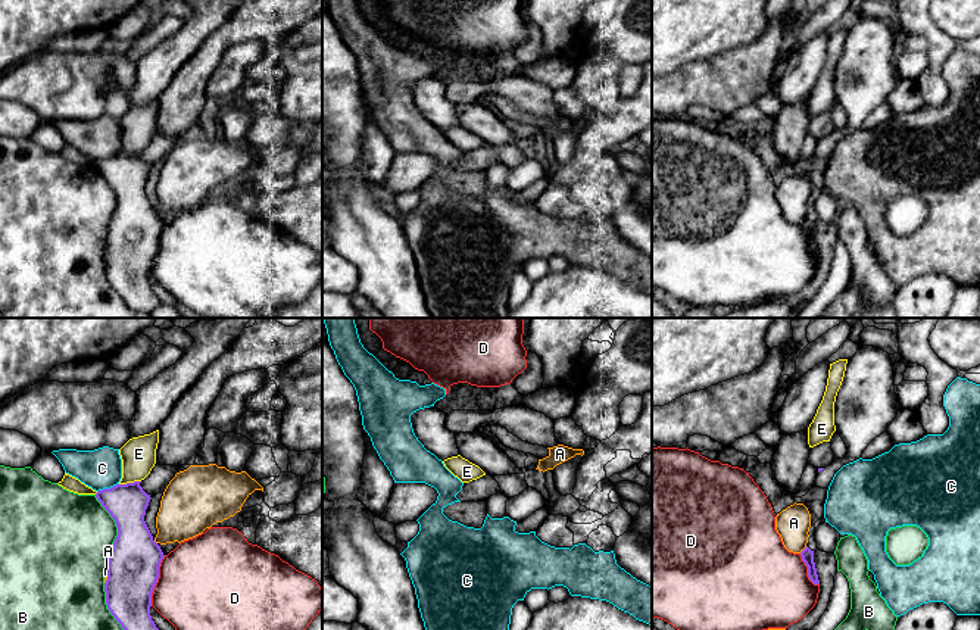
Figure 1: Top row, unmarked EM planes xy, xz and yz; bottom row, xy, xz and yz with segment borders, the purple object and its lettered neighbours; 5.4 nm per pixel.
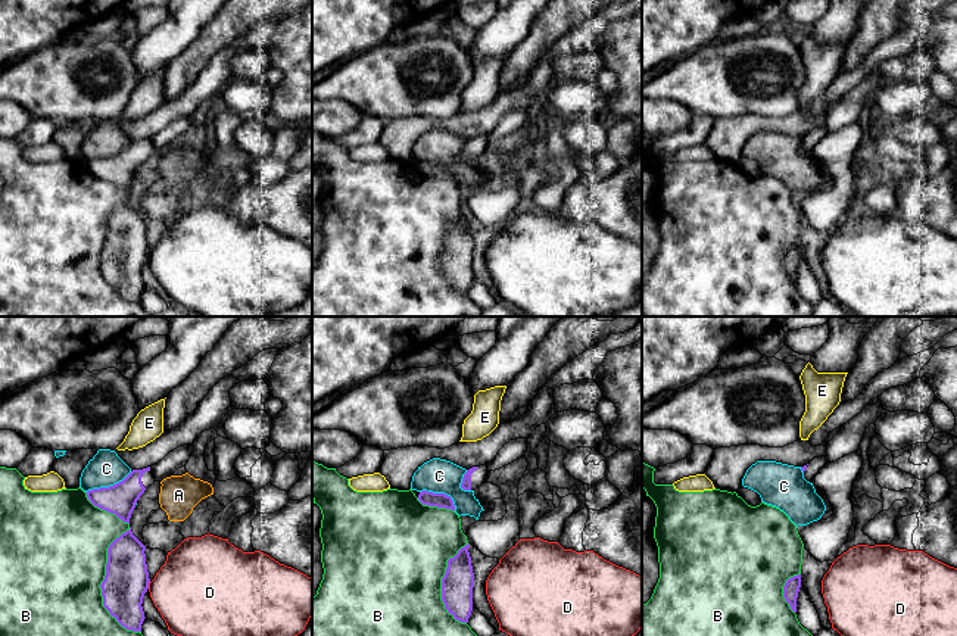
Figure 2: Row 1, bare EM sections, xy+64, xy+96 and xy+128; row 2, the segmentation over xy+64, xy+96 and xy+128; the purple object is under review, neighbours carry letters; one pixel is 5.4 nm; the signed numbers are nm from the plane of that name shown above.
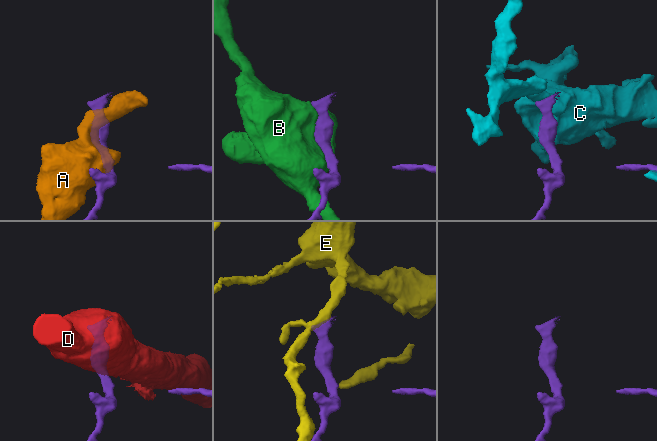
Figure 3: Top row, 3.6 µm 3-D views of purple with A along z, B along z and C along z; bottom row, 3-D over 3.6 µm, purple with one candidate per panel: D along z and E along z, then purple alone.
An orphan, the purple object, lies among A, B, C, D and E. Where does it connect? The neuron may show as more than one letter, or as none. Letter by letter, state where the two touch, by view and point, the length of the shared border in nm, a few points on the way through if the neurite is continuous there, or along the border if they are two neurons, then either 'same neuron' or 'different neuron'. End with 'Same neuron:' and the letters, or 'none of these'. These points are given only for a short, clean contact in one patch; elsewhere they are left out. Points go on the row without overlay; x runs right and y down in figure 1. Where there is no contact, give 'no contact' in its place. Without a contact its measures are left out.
A: meets purple in yz at (804, 220); contact 60 nm long; different neuron
B: meets purple in xy at (118, 205); contact 440 nm long; different neuron
C: meets purple in xy at (108, 159); contact 130 nm long; different neuron
D: meets purple in xy at (156, 250); contact 300 nm long; border along xy (165, 225), (159, 237), (159, 248), (150, 275); different neuron
E: meets purple in xy at (130, 153); contact 120 nm long; different neuron
Same neuron: none of these

